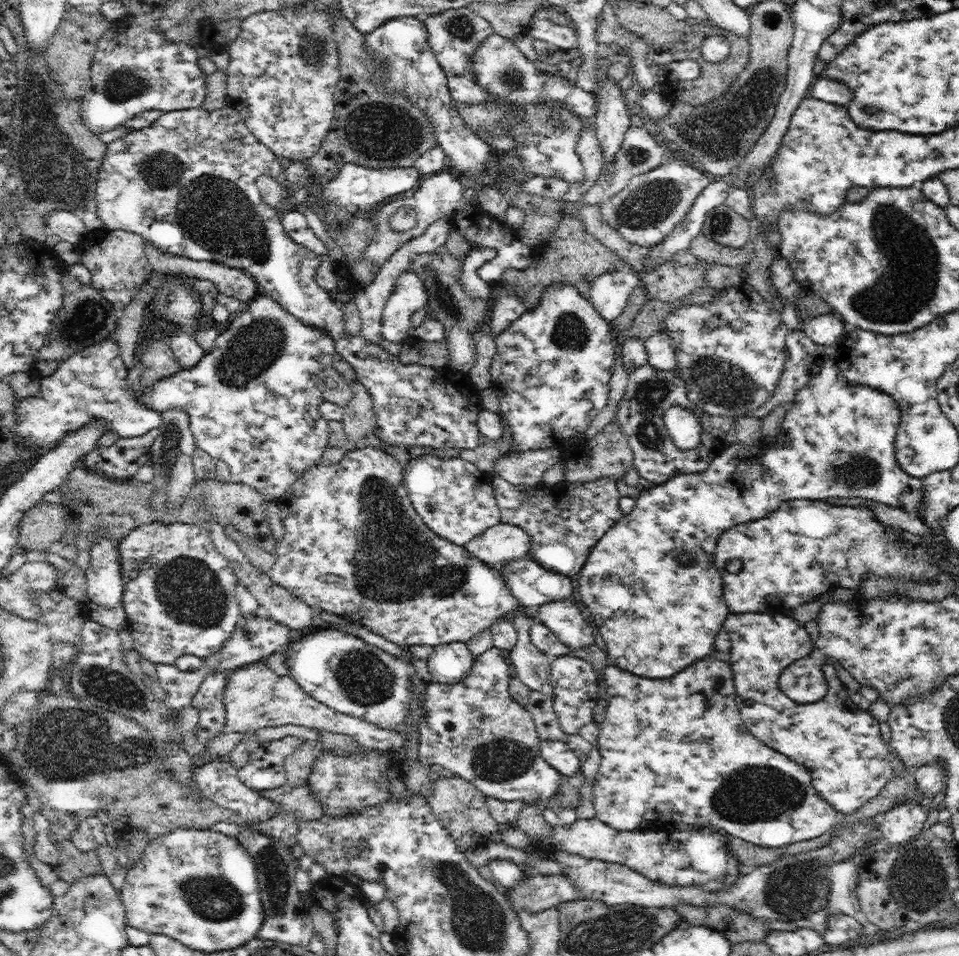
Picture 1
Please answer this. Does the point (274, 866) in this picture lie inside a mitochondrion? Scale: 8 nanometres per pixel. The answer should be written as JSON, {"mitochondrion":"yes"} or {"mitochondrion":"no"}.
{"mitochondrion":"yes"}

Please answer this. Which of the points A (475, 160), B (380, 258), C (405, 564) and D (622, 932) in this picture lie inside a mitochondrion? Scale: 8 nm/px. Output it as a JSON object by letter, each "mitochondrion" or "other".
{"A":"other","B":"other","C":"mitochondrion","D":"mitochondrion"}

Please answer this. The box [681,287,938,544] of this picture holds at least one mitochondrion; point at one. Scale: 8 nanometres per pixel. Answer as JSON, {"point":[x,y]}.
{"point":[720,382]}

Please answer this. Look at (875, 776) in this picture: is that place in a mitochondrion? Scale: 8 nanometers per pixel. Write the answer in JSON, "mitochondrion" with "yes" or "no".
{"mitochondrion":"no"}

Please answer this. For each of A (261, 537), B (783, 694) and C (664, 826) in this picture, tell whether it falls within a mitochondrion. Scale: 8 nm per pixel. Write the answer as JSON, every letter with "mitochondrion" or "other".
{"A":"other","B":"other","C":"other"}

